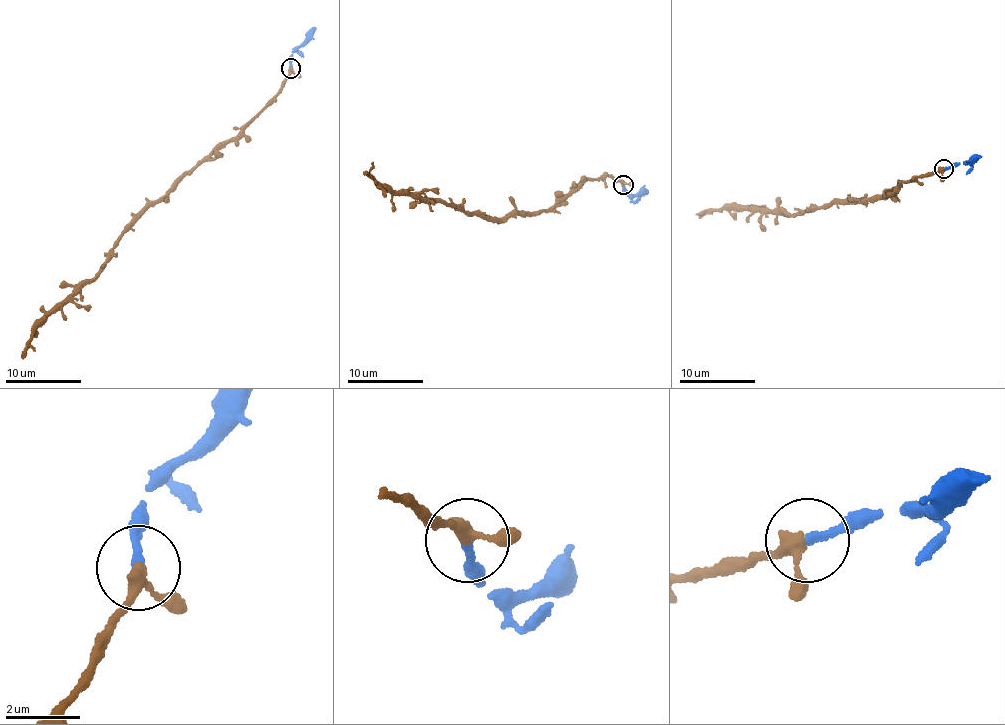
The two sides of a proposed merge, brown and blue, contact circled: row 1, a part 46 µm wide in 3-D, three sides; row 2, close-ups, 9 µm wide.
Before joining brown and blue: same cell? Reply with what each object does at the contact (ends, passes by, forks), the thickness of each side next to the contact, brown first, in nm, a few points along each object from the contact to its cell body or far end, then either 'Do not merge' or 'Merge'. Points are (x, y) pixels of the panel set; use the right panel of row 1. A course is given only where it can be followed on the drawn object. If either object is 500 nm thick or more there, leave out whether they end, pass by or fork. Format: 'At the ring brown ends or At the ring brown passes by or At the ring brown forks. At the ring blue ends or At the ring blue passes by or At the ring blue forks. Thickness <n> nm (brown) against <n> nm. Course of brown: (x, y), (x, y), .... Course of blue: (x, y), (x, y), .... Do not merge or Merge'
At the ring brown passes by. At the ring blue ends. Thickness 280 nm (brown) against 240 nm. Course of brown: (942, 168), (903, 182), (893, 195), (878, 194), (865, 201), (862, 197), (795, 214), (736, 204), (696, 214). Course of blue: (944, 168), (970, 164), (981, 156). Merge

